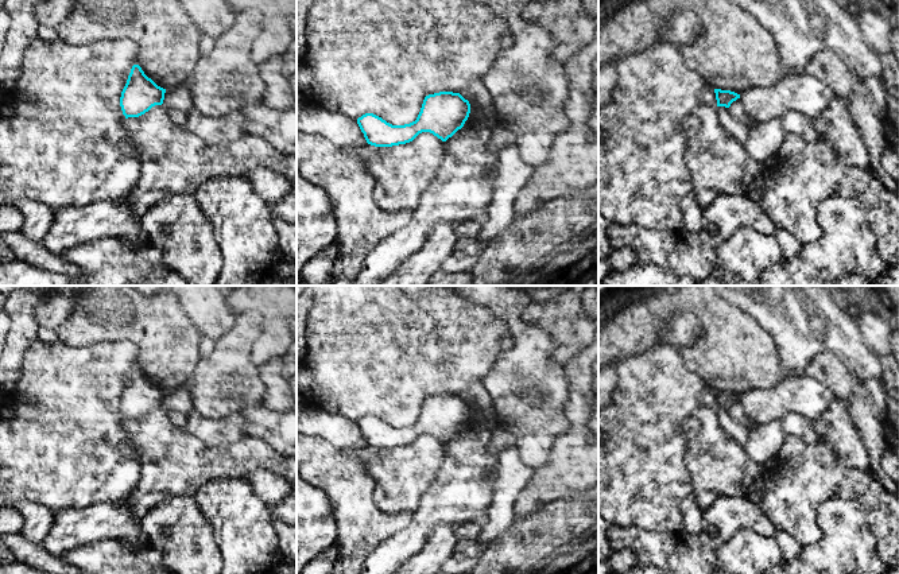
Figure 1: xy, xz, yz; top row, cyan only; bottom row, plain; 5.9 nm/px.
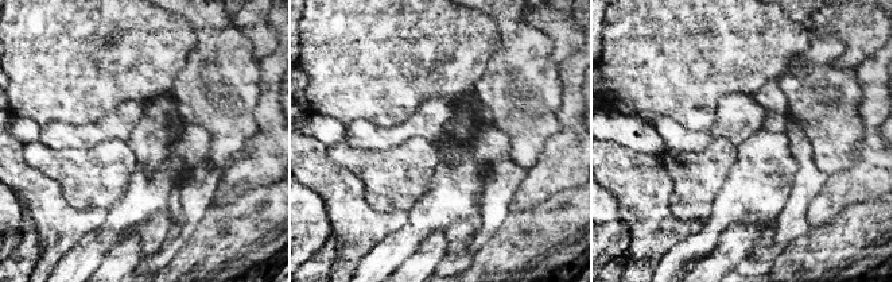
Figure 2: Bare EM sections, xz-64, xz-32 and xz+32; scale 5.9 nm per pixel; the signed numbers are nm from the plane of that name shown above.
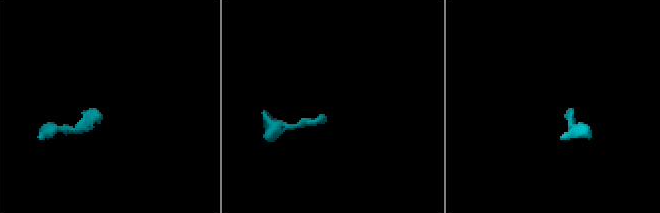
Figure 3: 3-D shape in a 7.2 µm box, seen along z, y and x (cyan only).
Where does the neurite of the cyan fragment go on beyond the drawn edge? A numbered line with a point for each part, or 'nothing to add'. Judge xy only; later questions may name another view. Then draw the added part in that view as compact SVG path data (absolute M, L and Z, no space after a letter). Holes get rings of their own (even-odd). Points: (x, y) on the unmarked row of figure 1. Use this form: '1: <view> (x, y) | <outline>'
nothing to add

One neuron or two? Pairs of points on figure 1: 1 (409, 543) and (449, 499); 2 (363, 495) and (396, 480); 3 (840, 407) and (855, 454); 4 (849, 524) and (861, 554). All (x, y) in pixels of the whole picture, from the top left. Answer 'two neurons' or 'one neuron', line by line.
1: one neuron
2: two neurons
3: one neuron
4: one neuron

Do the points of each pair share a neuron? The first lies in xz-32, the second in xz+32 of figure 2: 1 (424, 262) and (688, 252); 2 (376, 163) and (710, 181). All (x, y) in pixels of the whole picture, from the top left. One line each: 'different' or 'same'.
1: different
2: same

